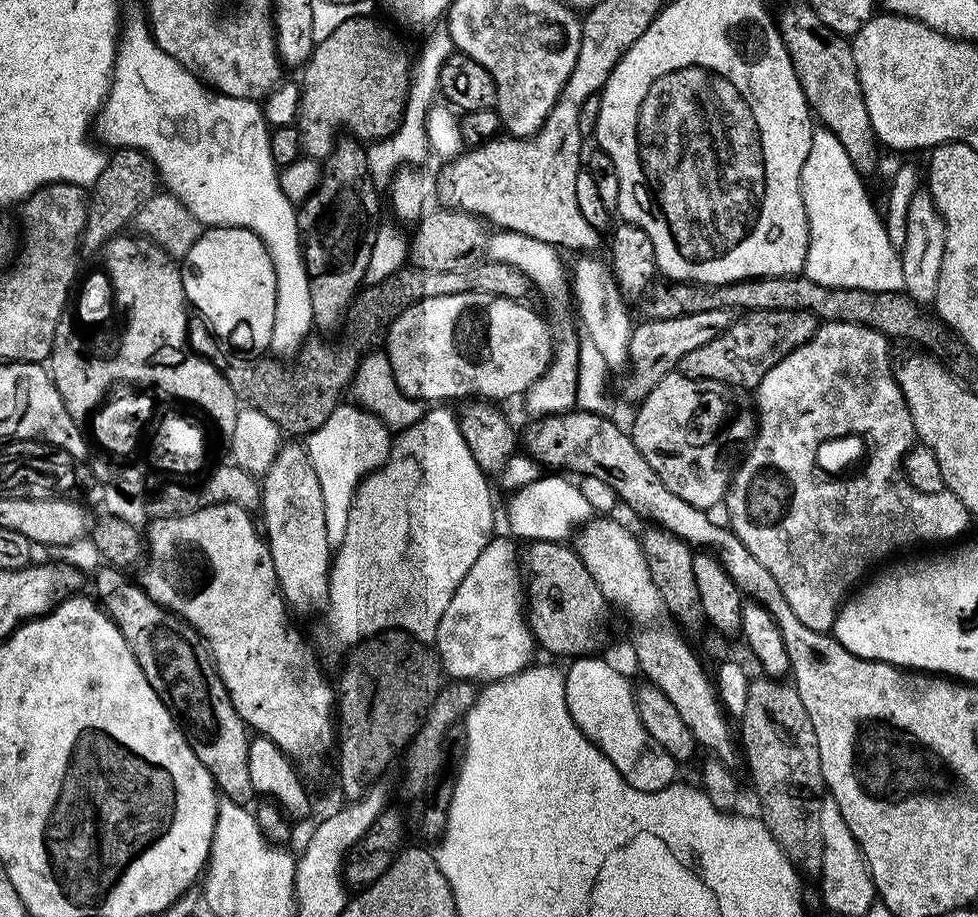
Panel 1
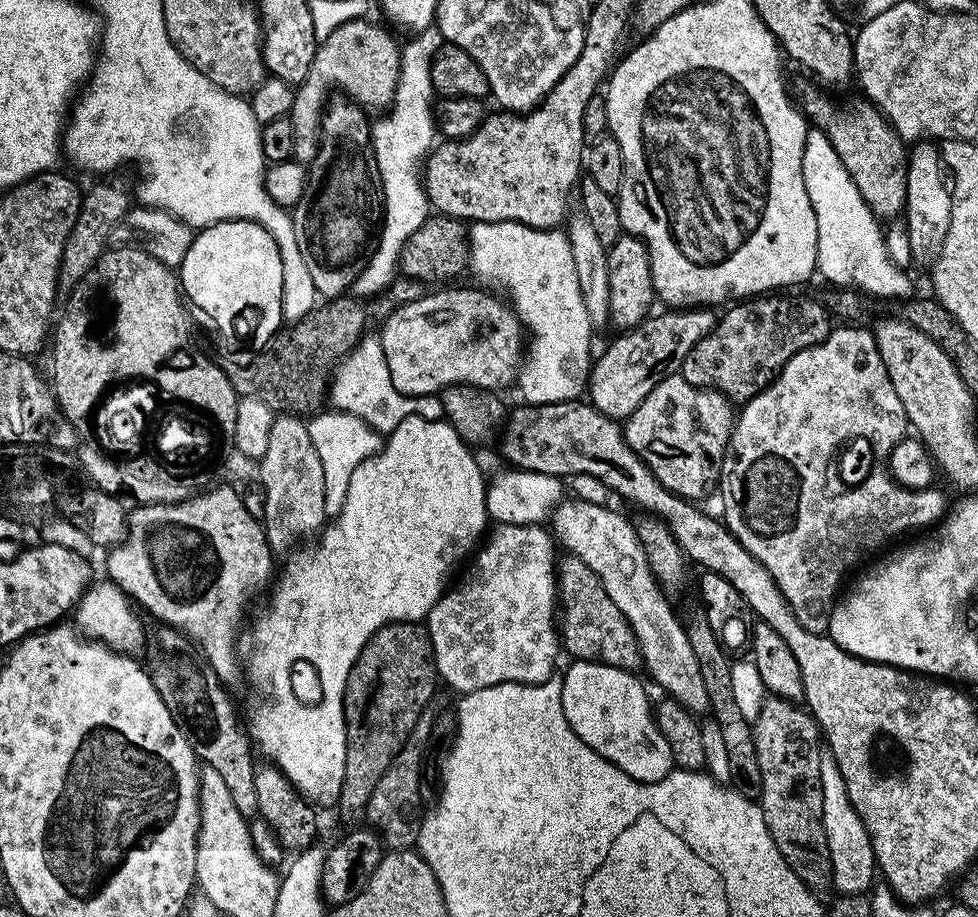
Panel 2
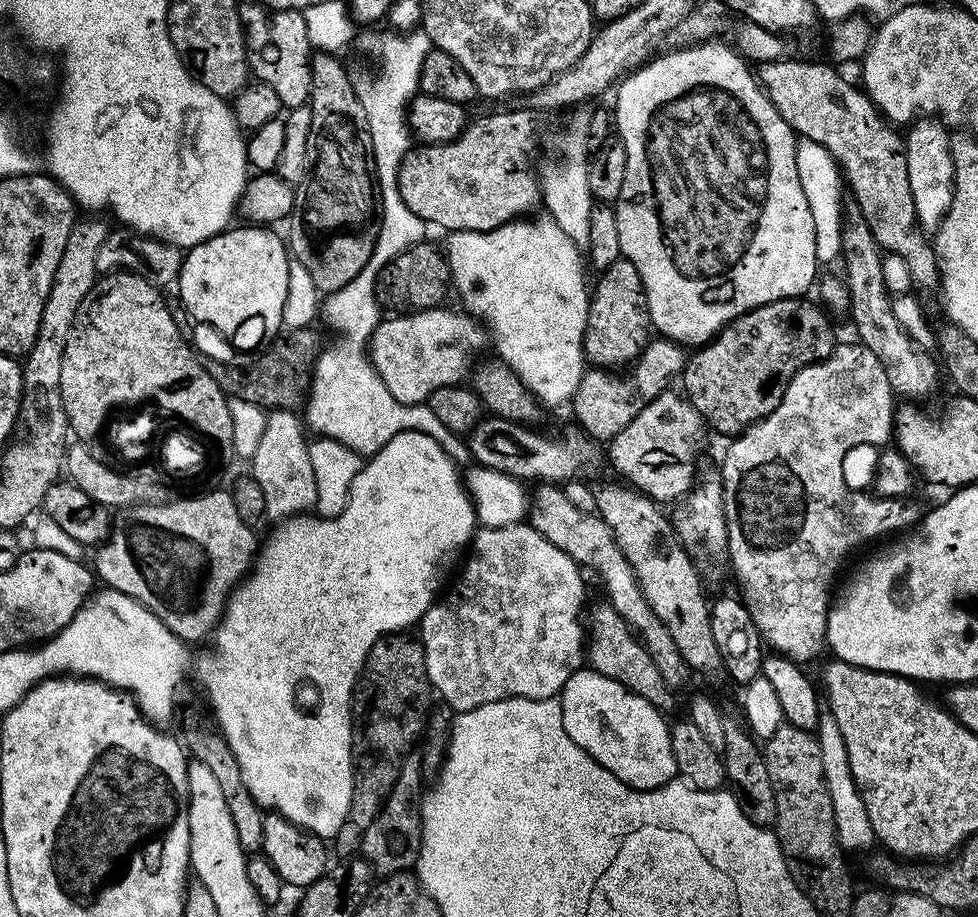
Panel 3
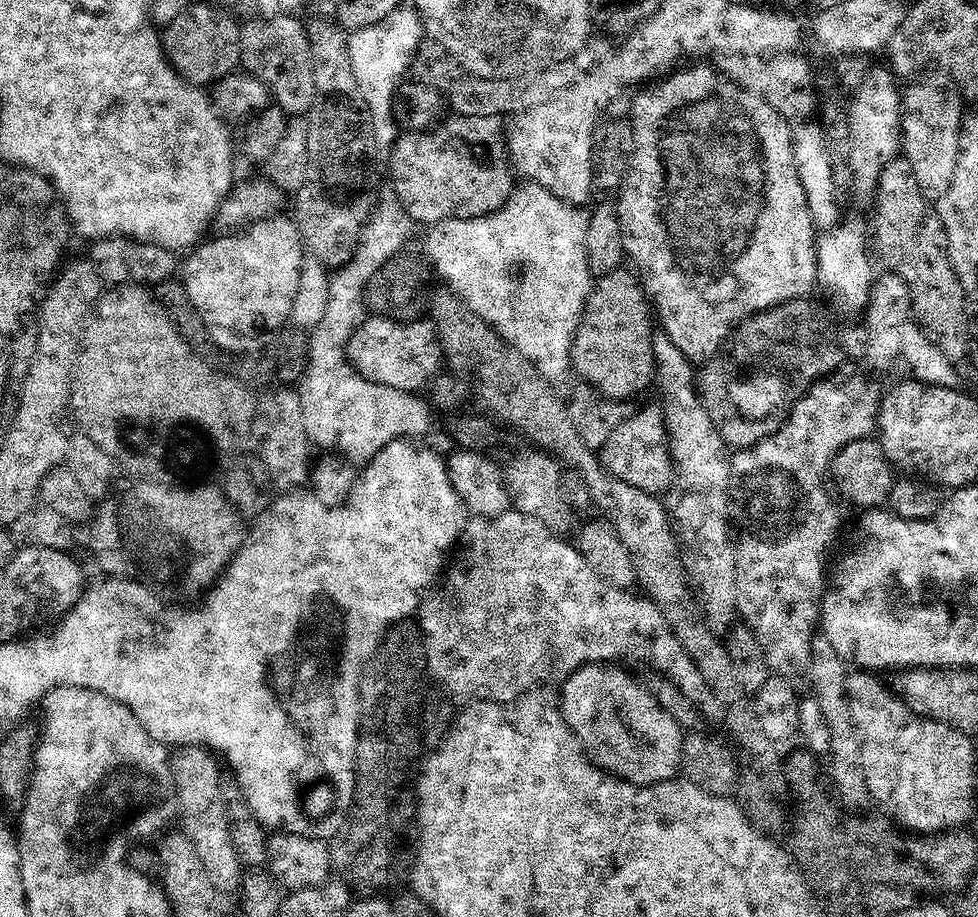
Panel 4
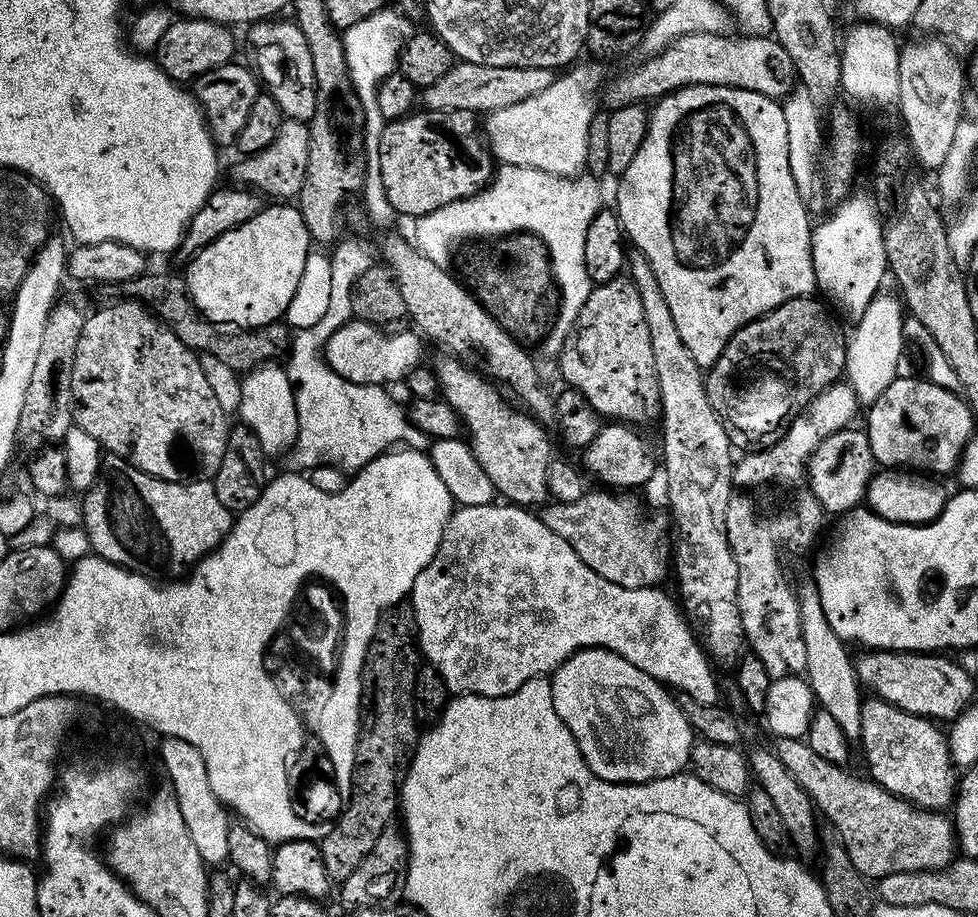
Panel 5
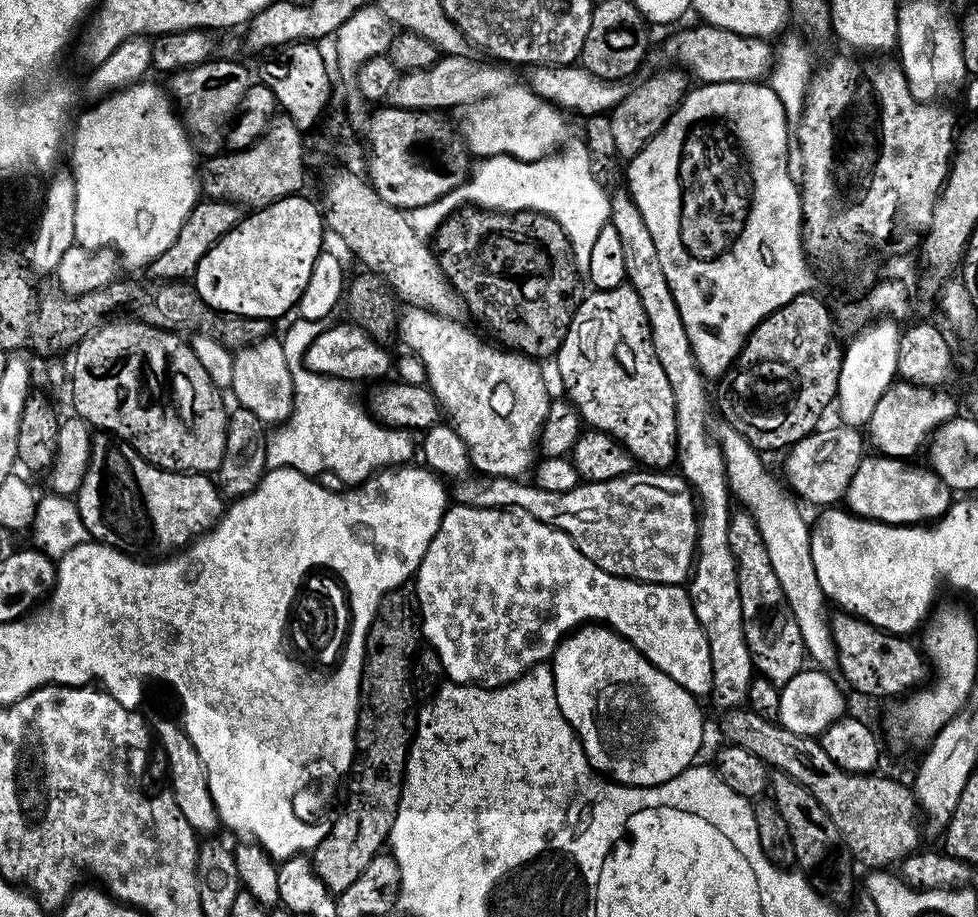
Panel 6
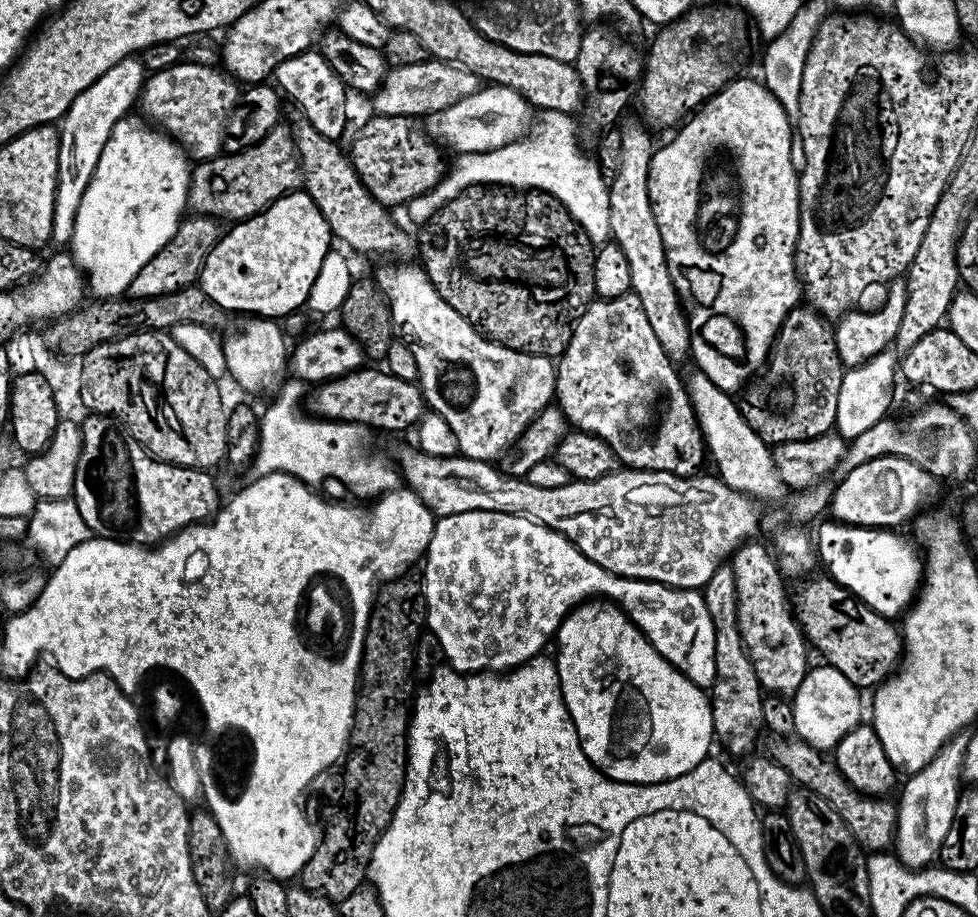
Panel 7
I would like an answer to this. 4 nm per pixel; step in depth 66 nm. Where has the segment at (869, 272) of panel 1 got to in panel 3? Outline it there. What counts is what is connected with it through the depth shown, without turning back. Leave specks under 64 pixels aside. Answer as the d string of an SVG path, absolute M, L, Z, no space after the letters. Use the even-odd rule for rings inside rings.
M801 139L796 145L794 167L798 170L798 182L802 182L802 194L806 194L806 202L810 202L810 214L814 218L817 261L836 260L841 255L841 225L845 221L846 209L846 188L842 183L841 168L826 146L806 139Z

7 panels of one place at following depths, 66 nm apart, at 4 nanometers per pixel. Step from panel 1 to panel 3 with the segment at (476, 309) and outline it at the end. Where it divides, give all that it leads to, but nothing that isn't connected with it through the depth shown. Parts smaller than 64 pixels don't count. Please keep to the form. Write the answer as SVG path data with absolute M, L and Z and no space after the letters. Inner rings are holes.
M444 307L408 310L389 320L388 317L381 319L373 330L370 339L372 363L394 398L404 404L427 401L439 387L453 383L464 368L464 360L470 359L484 344L486 332L475 315L467 311L451 312Z

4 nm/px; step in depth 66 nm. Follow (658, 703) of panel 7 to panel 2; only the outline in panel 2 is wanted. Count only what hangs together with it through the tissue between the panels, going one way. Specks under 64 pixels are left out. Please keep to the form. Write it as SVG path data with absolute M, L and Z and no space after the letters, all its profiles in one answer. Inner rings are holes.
M576 660L560 680L560 697L570 730L639 784L653 784L673 771L672 755L656 725L653 705L648 705L644 684L629 669Z

